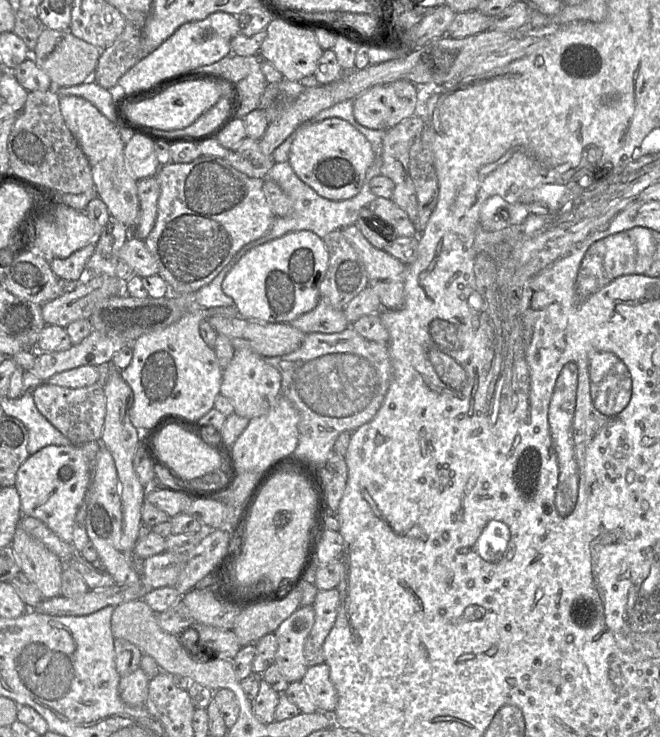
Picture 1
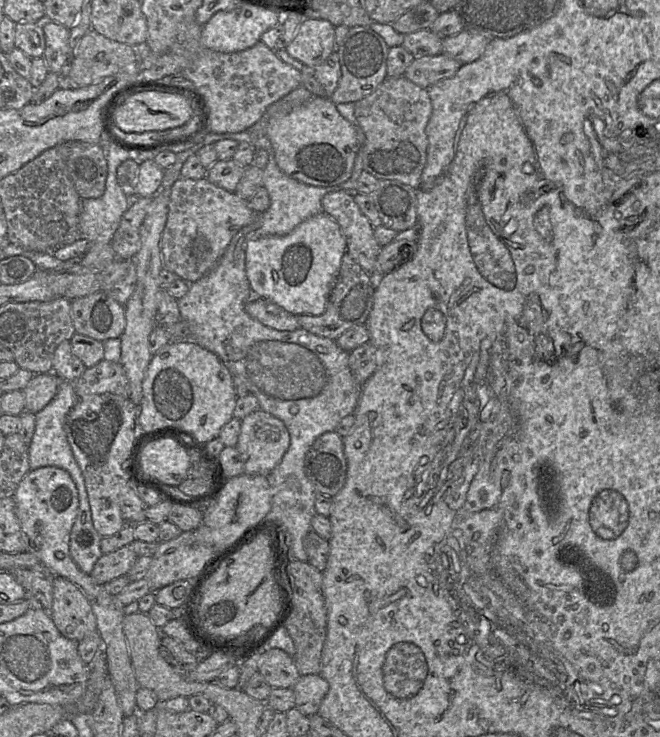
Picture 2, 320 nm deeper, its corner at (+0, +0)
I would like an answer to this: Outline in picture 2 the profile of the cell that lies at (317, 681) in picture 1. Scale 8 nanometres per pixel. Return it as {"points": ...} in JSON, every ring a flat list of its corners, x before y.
{"points":[[309,674,300,676,292,689,295,694,295,708,305,716,312,716,318,713,329,691,329,684,319,674]]}

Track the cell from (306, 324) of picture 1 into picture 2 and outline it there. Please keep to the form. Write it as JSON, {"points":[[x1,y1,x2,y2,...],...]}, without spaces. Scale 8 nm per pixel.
{"points":[[256,296,245,304,245,311,263,325,279,331,294,331,300,328,296,315]]}

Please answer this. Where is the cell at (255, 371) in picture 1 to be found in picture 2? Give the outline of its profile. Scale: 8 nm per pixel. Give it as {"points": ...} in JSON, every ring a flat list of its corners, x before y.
{"points":[[257,410,241,420,236,448,248,475,268,475,280,463,290,445,285,424,273,415]]}

